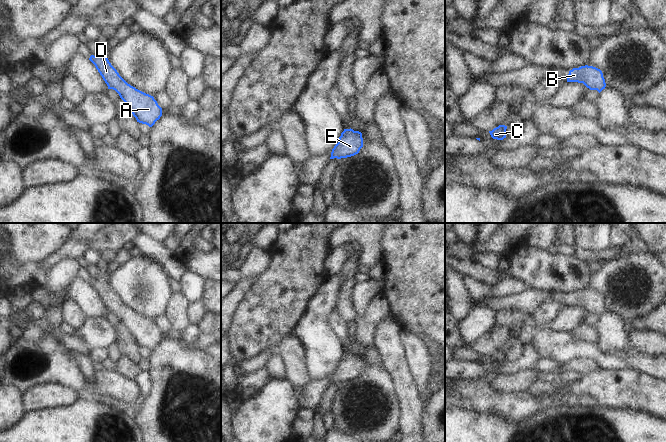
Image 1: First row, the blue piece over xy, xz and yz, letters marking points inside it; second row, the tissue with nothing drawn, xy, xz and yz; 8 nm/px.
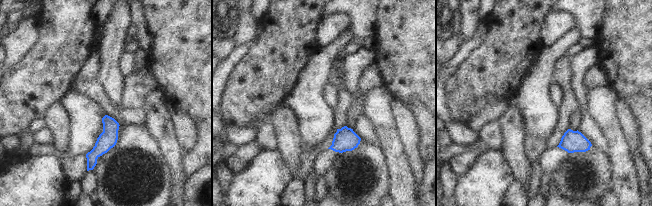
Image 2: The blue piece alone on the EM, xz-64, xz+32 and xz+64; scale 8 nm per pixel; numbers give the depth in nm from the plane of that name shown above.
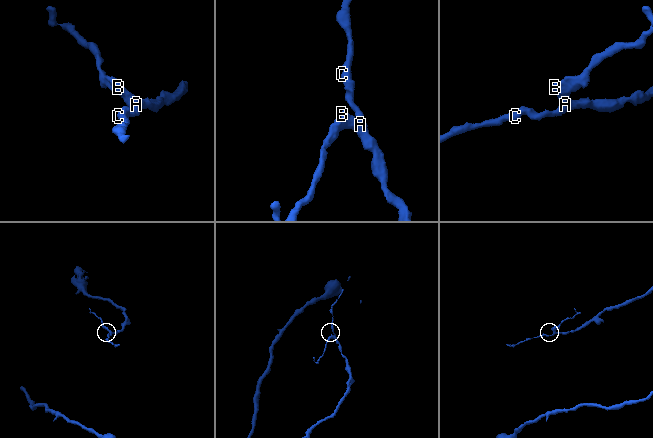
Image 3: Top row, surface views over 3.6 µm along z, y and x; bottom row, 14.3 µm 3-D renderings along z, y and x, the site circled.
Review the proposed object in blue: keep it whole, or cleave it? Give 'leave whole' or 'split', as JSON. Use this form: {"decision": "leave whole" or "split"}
{"decision": "leave whole"}

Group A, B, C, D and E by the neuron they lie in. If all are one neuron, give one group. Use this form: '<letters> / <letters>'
A B C D E

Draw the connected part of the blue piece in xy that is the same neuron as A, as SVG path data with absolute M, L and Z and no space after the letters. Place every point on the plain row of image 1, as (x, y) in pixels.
M91 279L89 284L95 289L108 310L115 314L126 327L137 346L152 351L162 340L162 332L153 320L128 308L103 279Z

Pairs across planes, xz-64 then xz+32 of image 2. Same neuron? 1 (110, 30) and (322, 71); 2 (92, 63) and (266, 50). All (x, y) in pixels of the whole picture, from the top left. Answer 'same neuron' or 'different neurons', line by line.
1: different neurons
2: different neurons

